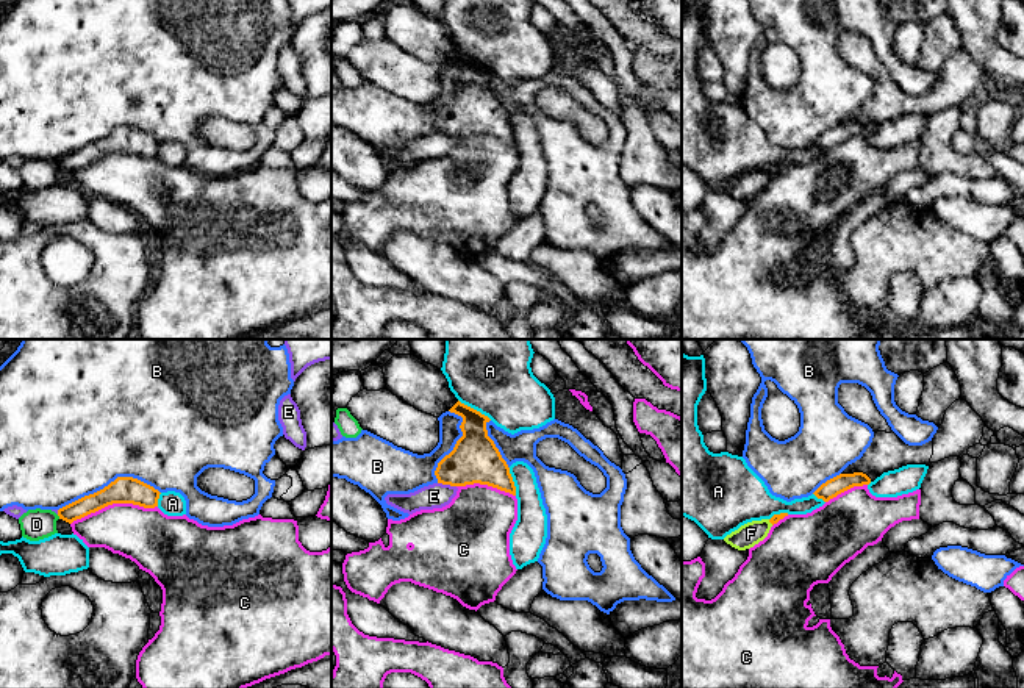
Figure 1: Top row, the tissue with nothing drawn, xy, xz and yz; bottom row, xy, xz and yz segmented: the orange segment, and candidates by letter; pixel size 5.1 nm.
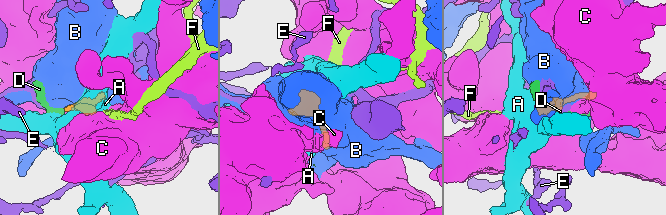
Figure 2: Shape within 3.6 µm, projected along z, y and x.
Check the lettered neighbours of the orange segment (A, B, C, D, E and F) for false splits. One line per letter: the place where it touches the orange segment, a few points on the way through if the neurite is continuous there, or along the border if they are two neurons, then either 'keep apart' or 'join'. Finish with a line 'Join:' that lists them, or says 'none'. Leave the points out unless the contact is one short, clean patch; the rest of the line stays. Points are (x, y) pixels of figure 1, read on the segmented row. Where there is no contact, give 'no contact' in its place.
A: xz (476, 410) | keep apart
B: xy (110, 483) | keep apart
C: xy (113, 502) | keep apart
D: xy (58, 515) | along xy (57, 515), (60, 518) | keep apart
E: xz (447, 483) | along xz (438, 482), (455, 487) | keep apart
F: yz (771, 523) | across yz (776, 518), (771, 523), (751, 533) | join
Join: F

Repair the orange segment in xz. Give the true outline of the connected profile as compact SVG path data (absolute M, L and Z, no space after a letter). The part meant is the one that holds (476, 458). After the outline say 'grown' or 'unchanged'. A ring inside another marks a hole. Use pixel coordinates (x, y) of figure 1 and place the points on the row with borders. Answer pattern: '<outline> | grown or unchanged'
M460 400L449 411L463 417L460 425L463 436L438 463L435 471L438 483L450 486L480 483L516 496L510 468L488 436L486 424L491 419Z | unchanged

